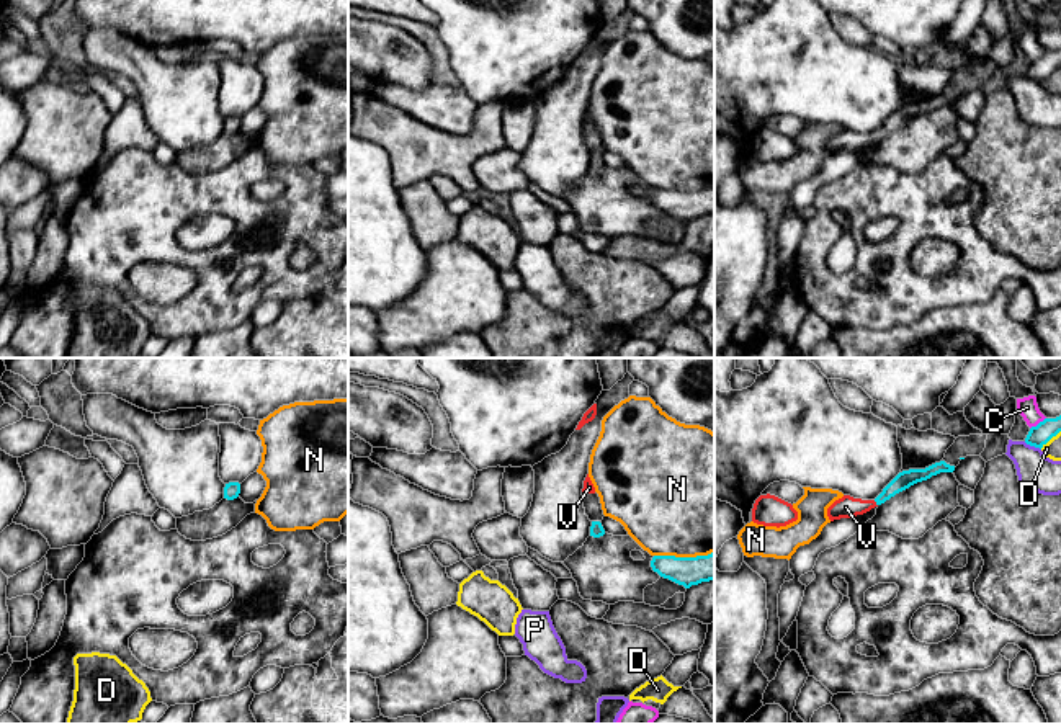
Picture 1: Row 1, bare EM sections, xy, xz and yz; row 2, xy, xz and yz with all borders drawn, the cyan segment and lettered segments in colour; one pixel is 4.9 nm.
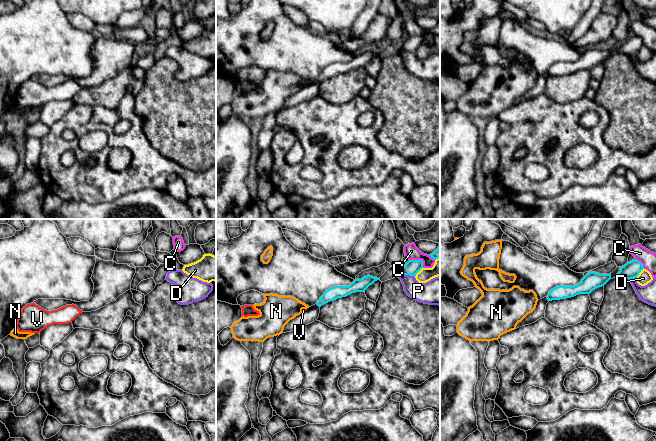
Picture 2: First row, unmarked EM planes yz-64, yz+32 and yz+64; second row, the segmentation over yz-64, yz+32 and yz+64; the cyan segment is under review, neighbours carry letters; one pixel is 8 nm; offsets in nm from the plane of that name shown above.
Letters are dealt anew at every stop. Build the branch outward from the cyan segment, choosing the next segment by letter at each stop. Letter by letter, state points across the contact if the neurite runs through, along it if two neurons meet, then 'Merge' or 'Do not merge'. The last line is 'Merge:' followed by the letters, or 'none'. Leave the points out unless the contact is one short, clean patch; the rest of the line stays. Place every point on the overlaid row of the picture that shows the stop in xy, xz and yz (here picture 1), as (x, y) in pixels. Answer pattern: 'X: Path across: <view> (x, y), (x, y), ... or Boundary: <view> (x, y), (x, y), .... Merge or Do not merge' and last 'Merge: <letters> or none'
C: Boundary: yz (1045, 417), (1030, 429). Do not merge
D: Boundary: yz (1060, 430), (1040, 448). Do not merge
N: Boundary: xz (713, 551), (703, 556), (654, 556). Do not merge
P: Boundary: yz (1024, 442), (1040, 450). Do not merge
V: Path across: yz (904, 479), (877, 504), (846, 507). Merge
Merge: V

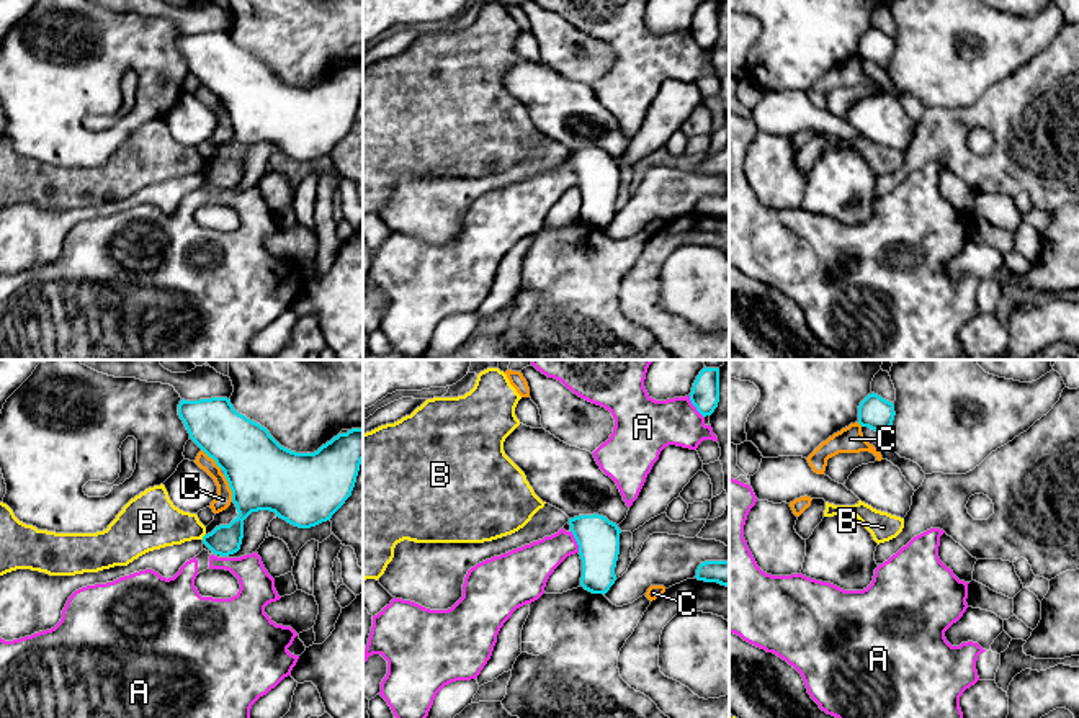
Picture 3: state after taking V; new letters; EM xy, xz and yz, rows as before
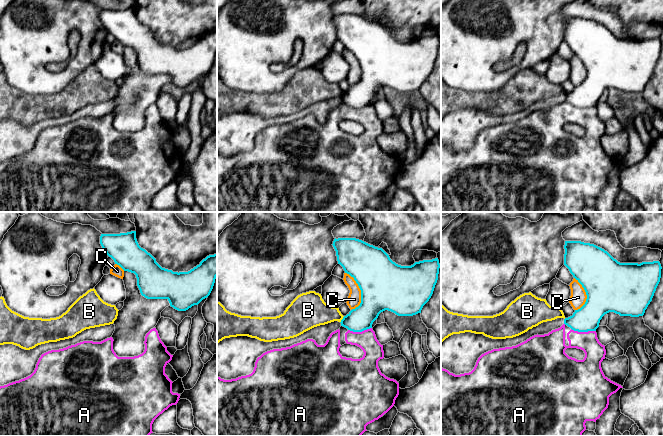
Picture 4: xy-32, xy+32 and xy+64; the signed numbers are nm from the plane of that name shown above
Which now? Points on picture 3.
A: Boundary: xz (689, 396), (703, 417). Do not merge
B: Do not merge
C: Do not merge
Merge: none

